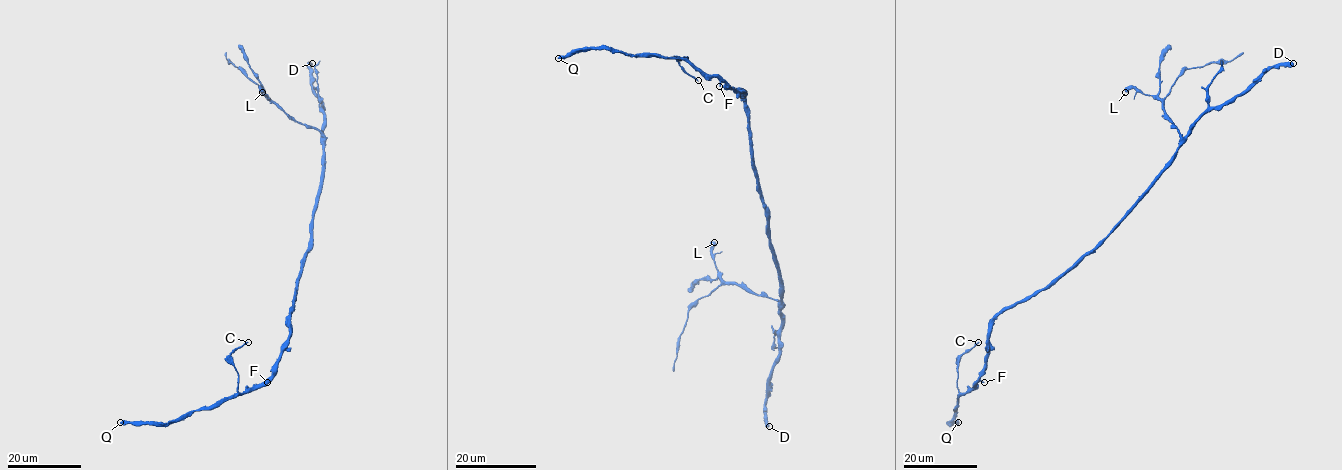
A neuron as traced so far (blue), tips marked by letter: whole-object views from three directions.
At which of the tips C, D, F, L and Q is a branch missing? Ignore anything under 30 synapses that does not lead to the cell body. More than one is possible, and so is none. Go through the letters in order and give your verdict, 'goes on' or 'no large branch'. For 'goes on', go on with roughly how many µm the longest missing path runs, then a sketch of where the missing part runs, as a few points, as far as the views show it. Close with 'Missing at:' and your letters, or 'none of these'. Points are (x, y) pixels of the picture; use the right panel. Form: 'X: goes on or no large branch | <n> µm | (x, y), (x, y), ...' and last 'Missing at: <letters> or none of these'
C: no large branch
D: goes on | 200 µm
F: no large branch
L: no large branch
Q: no large branch
Missing at: D

